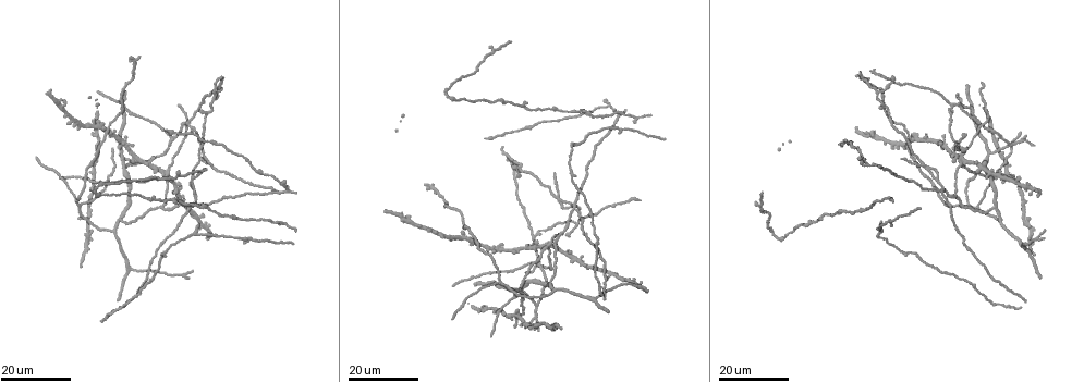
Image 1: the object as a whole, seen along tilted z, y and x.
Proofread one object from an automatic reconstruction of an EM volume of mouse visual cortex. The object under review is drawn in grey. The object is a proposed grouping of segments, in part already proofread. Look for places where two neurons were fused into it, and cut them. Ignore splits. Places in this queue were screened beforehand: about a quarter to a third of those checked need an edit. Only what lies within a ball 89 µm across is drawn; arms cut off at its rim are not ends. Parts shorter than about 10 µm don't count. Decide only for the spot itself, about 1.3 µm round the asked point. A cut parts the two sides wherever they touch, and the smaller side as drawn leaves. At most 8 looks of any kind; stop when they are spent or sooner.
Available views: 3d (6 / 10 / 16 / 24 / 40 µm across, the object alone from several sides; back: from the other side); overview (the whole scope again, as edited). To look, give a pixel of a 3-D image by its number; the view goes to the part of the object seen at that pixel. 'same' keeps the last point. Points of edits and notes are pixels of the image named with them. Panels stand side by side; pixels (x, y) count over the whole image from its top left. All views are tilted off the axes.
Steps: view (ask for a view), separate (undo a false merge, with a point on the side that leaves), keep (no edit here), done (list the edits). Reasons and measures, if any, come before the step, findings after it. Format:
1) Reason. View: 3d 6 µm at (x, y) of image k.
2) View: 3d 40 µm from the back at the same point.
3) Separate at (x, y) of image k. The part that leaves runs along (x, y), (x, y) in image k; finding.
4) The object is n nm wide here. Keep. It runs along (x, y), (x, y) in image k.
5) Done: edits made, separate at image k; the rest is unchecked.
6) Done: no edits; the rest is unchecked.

Side arm on a straight run. View: 3d 24 µm at (573, 208) of image 1.

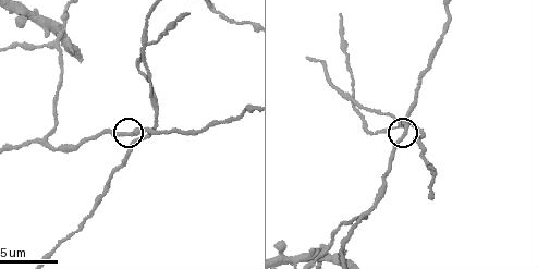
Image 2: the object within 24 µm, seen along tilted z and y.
View: 3d 6 µm at (131, 133) of image 2.

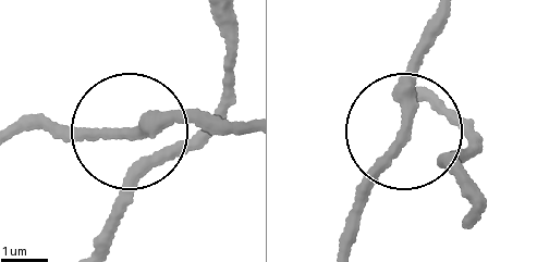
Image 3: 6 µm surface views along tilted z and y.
Other side. View: 3d 6 µm from the back at (404, 131) of image 3.

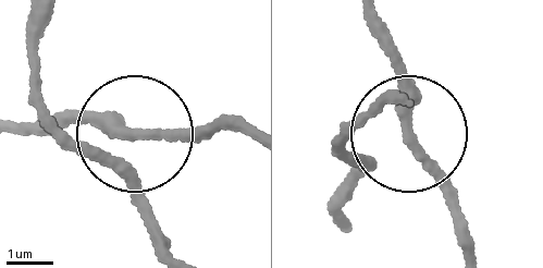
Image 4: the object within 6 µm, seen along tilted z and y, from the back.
The side arm is 85 µm long. Keep. It runs along (346, 223), (348, 198), (411, 121), (411, 87), (385, 26) in image 4; one neuron here.

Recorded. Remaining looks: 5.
Three arms meet. View: 3d 16 µm at (170, 138) of image 1.

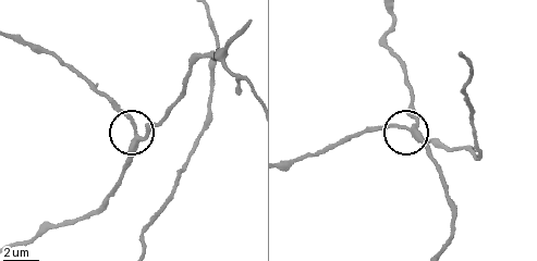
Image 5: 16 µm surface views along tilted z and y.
View: 3d 6 µm at (138, 134) of image 5.

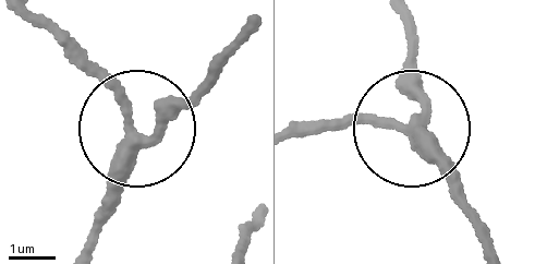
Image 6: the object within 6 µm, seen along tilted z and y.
The side arm is 29 µm long; 3 arms meet here. Keep. Continuous, no second neuron.

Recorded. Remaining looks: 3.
Three arms meet. View: 3d 16 µm at (534, 234) of image 1.

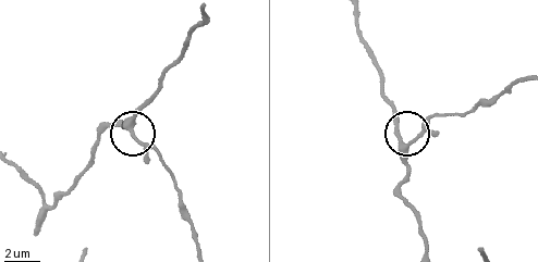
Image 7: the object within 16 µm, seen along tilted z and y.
View: 3d 6 µm at (406, 144) of image 7.

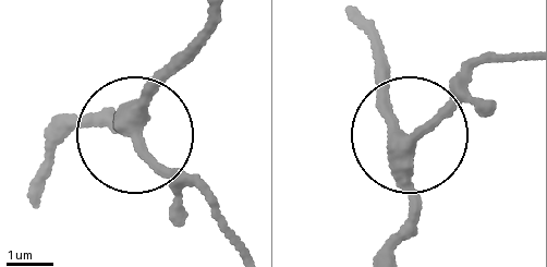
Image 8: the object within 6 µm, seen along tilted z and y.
From behind. View: 3d 6 µm from the back at (408, 141) of image 8.

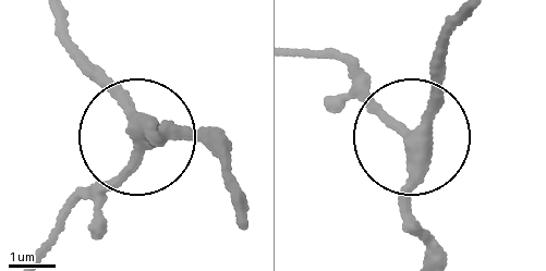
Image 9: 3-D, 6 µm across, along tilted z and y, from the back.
3 arms meet here. Keep. It runs along (421, 249), (402, 195), (407, 145), (454, 31) in image 9; all the same neuron.

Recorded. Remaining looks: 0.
Done: no edits; the rest is unchecked.

